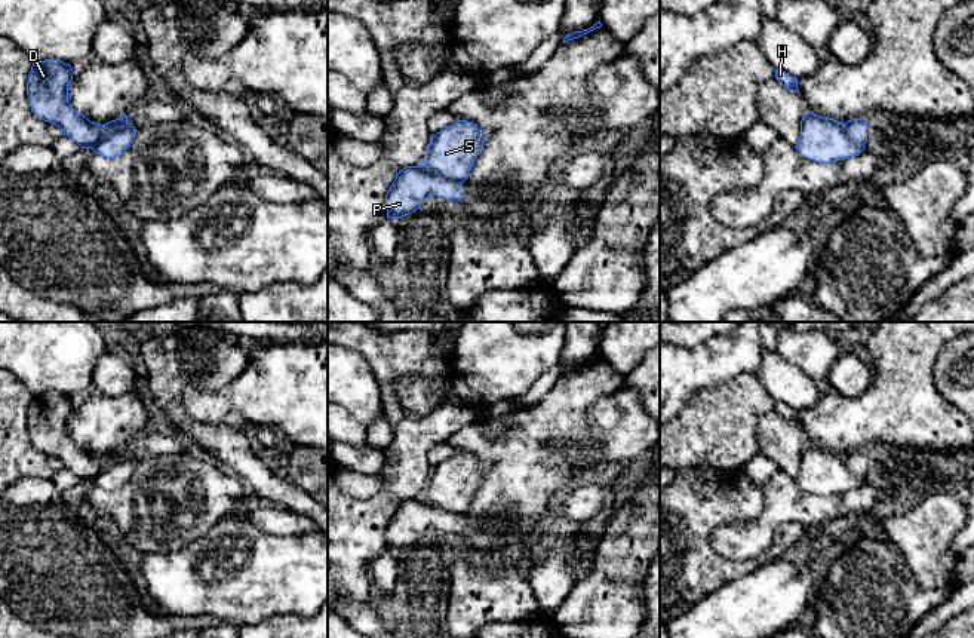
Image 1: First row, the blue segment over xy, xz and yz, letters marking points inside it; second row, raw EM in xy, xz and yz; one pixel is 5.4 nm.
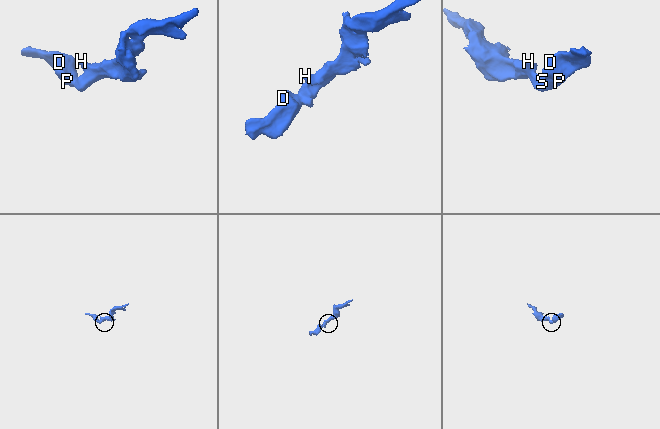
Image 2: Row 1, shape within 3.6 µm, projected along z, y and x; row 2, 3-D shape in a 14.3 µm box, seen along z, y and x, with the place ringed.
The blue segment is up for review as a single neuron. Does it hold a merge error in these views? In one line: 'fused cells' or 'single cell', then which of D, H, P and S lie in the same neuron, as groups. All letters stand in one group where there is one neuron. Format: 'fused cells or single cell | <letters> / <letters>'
fused cells | D P / H S

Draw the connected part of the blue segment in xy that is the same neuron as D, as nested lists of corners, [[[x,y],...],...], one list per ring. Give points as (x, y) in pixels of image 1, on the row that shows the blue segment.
[[[59,59],[33,62],[27,82],[30,107],[39,119],[58,126],[82,148],[92,148],[111,132],[127,128],[127,116],[96,125],[79,114],[68,102],[73,74],[71,65]]]

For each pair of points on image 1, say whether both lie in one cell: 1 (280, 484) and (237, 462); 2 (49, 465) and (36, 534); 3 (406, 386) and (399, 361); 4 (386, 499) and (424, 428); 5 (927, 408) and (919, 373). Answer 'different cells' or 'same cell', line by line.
1: same cell
2: different cells
3: different cells
4: same cell
5: same cell

